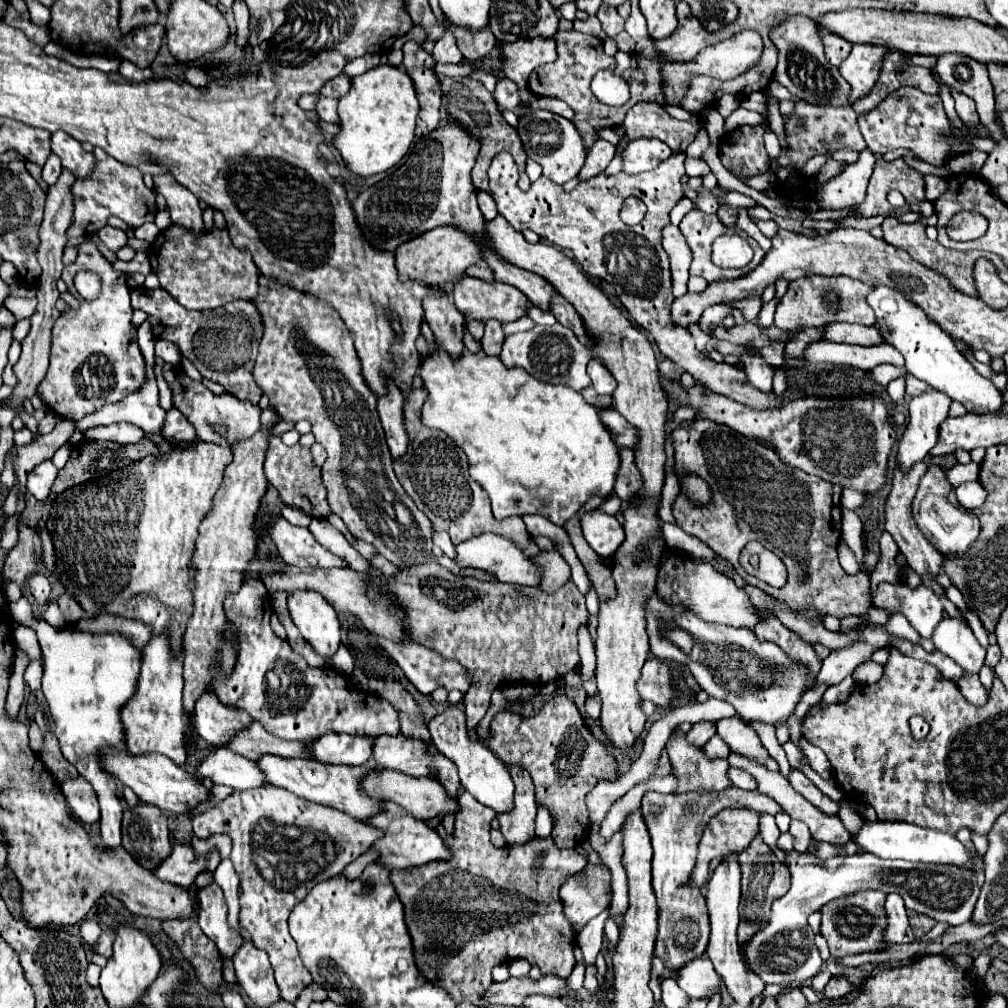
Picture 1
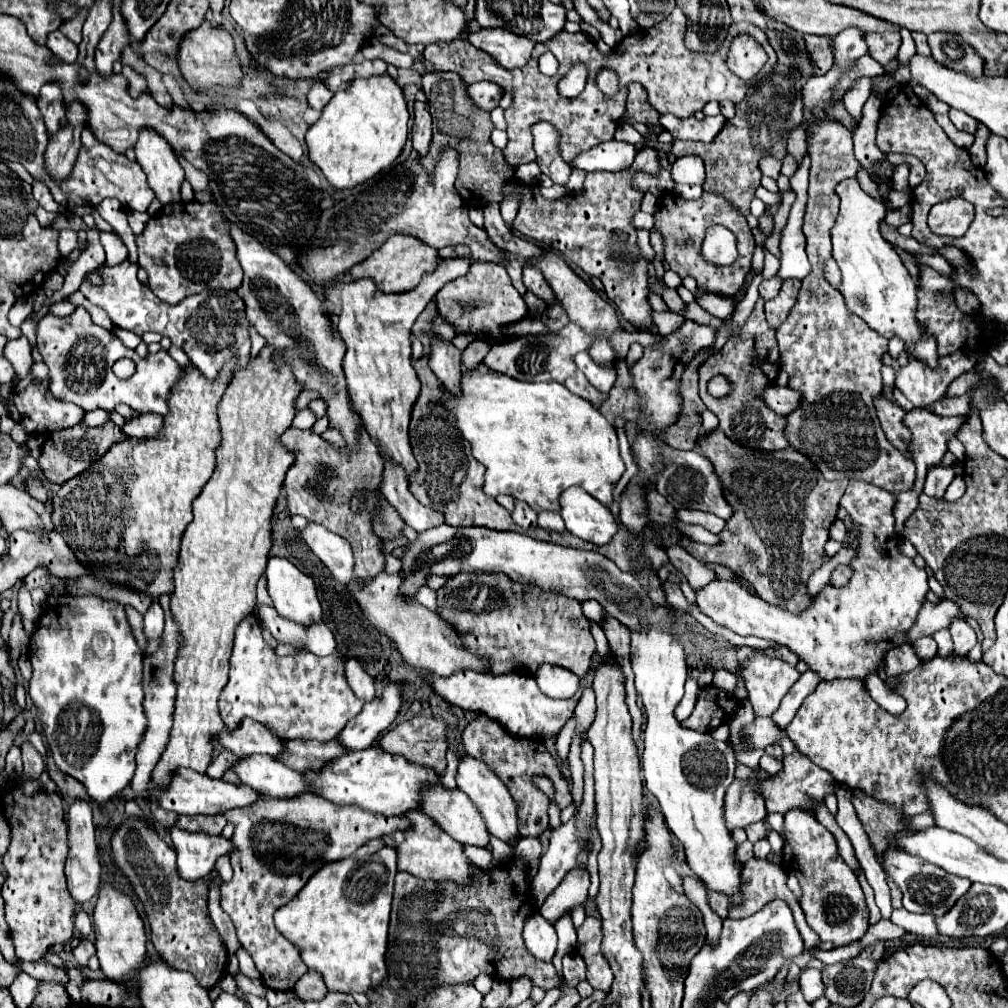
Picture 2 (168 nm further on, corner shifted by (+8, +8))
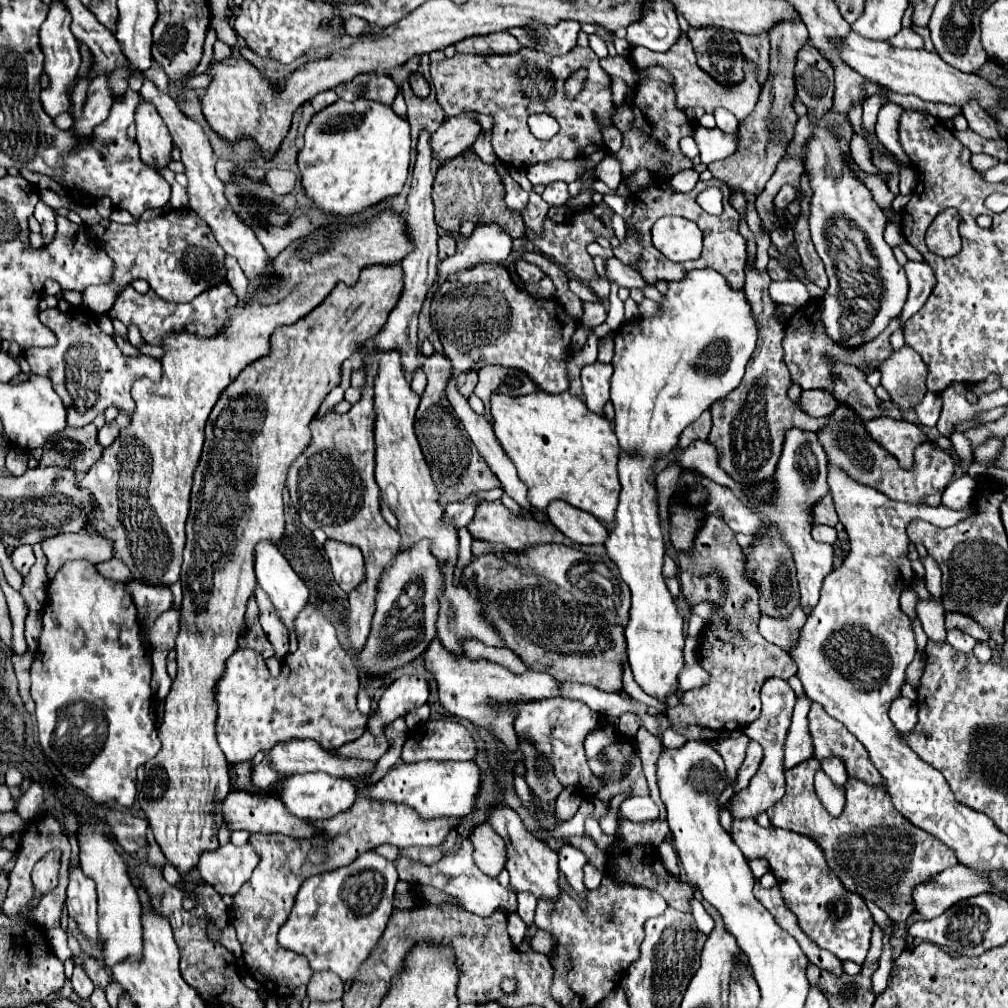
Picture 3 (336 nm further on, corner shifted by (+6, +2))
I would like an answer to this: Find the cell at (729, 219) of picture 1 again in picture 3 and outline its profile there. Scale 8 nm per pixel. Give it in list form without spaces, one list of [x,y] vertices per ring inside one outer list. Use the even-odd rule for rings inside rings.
[[[780,23],[780,27],[774,27],[768,31],[770,35],[770,73],[768,83],[762,89],[762,95],[758,99],[756,109],[740,121],[738,131],[738,147],[732,153],[732,157],[714,161],[708,165],[710,173],[724,181],[728,187],[732,187],[738,193],[748,195],[760,195],[764,191],[766,181],[774,175],[778,161],[786,153],[788,143],[794,137],[794,127],[798,123],[798,115],[794,109],[796,101],[796,87],[794,87],[794,67],[796,67],[796,53],[800,47],[808,41],[808,29],[804,23]]]

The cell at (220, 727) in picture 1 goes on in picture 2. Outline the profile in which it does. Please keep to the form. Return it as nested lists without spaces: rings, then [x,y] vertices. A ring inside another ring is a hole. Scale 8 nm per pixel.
[[[244,719],[238,729],[228,733],[222,729],[222,733],[216,737],[216,741],[236,753],[238,757],[250,757],[250,755],[270,755],[280,757],[284,753],[284,739],[268,731],[262,723]]]

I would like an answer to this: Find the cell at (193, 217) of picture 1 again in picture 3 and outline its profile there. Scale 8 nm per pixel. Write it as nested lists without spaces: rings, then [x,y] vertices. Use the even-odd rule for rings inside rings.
[[[142,101],[140,109],[136,109],[136,129],[136,143],[140,147],[142,163],[154,171],[166,169],[172,161],[172,137],[158,111],[146,101]]]

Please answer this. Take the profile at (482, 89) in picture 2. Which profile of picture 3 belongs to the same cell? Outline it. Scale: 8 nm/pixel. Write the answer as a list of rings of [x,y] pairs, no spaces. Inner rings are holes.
[[[462,111],[460,115],[448,117],[436,133],[432,133],[432,149],[438,163],[456,157],[460,151],[474,145],[482,127],[476,111]]]

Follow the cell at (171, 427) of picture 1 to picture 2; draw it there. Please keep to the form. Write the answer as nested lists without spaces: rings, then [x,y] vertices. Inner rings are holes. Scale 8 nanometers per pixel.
[[[134,415],[128,419],[120,431],[126,433],[126,437],[136,437],[136,439],[148,439],[158,435],[158,429],[162,427],[162,415]]]

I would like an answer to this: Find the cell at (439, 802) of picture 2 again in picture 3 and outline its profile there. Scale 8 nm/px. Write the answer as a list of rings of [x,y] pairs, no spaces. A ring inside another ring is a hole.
[[[482,823],[472,829],[468,839],[474,847],[472,855],[478,869],[490,877],[498,877],[504,869],[504,841],[498,833],[488,823]]]

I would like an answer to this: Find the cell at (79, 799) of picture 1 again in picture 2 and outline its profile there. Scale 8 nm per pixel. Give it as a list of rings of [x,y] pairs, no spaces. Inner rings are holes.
[[[74,801],[74,805],[68,811],[68,859],[66,859],[66,885],[72,895],[72,899],[82,905],[90,901],[98,889],[100,889],[100,875],[102,865],[98,859],[98,845],[94,839],[94,823],[92,823],[92,809],[86,801]]]

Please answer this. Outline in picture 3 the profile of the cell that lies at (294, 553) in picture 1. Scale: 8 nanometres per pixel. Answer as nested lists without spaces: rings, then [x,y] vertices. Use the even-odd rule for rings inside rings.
[[[328,539],[324,545],[324,551],[330,559],[334,581],[346,593],[350,593],[364,579],[364,561],[362,561],[360,549],[348,543]]]

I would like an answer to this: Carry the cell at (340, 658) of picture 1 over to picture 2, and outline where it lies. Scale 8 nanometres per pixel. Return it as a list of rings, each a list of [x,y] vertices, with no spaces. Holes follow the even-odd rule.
[[[258,605],[256,613],[258,613],[260,625],[264,629],[268,629],[278,643],[294,645],[294,647],[306,649],[316,655],[334,653],[334,649],[337,647],[330,629],[324,623],[318,623],[314,627],[304,627],[304,625],[282,619],[276,613],[276,609],[268,607],[268,605]]]

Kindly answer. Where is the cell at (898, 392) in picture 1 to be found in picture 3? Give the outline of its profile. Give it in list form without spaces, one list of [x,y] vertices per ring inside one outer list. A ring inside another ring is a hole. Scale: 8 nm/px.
[[[908,261],[904,265],[904,271],[906,271],[908,281],[910,281],[910,293],[908,293],[908,301],[906,301],[902,315],[900,315],[900,331],[904,331],[904,323],[924,305],[924,301],[928,299],[932,287],[936,283],[932,269],[926,263]]]

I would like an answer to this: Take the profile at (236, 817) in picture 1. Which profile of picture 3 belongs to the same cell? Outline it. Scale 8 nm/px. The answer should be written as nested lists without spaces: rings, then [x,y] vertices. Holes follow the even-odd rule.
[[[356,799],[356,803],[338,813],[332,819],[310,821],[314,827],[322,829],[308,839],[292,839],[280,833],[250,833],[250,845],[258,851],[260,863],[254,869],[250,881],[246,881],[236,895],[232,895],[232,905],[228,907],[228,921],[238,933],[242,943],[244,961],[248,973],[260,983],[260,989],[276,999],[290,997],[300,985],[306,985],[312,977],[312,969],[304,955],[280,947],[276,941],[278,929],[288,919],[296,895],[302,883],[324,871],[332,871],[352,863],[360,853],[372,851],[378,845],[392,843],[400,849],[412,845],[440,845],[448,831],[458,825],[456,817],[440,817],[424,823],[408,807],[396,807],[392,803],[372,803],[368,799]]]

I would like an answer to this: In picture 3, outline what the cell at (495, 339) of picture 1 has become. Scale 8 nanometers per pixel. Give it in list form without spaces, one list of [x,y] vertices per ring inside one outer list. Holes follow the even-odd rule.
[[[468,369],[468,371],[462,371],[458,375],[458,387],[460,387],[460,393],[470,397],[470,393],[474,391],[478,383],[478,369]]]

